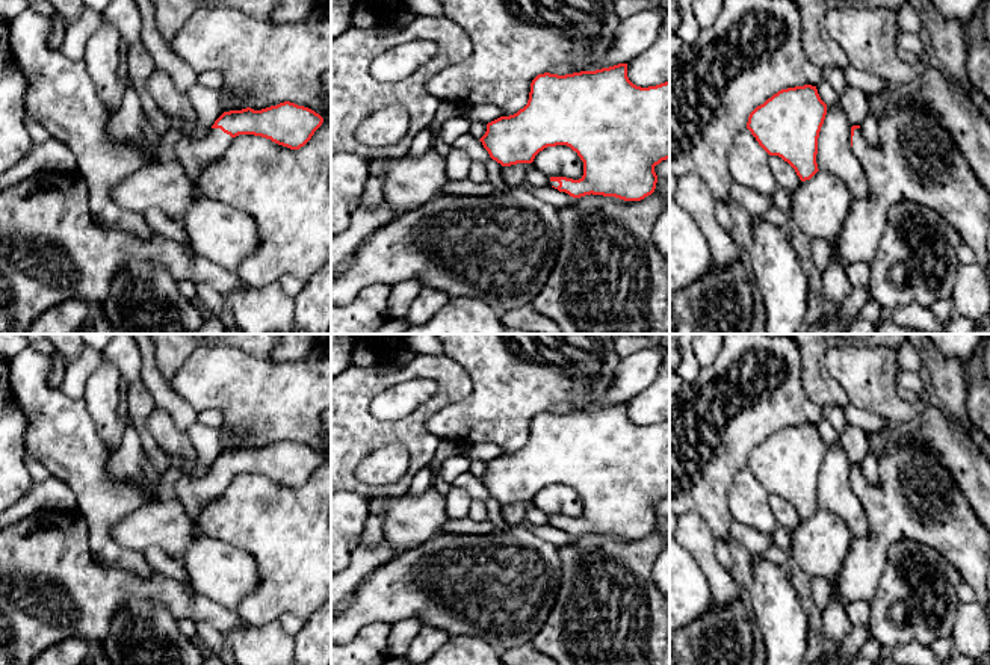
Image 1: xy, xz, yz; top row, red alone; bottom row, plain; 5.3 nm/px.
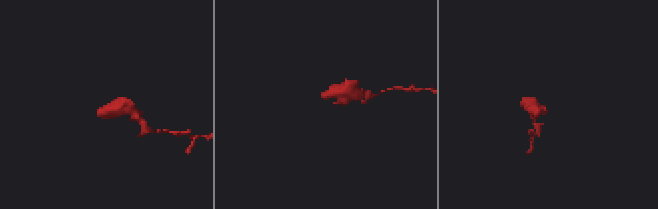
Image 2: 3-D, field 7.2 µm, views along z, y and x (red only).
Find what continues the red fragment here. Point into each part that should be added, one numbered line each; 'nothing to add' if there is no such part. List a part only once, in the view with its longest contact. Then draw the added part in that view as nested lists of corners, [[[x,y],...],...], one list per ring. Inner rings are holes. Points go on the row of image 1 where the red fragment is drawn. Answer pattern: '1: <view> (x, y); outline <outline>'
1: yz (916, 160); outline [[[889,104],[880,116],[880,145],[872,147],[854,130],[852,151],[857,156],[868,183],[869,195],[854,200],[851,213],[836,237],[837,254],[848,269],[851,264],[871,263],[887,227],[887,213],[893,204],[913,201],[936,210],[952,225],[963,240],[975,252],[976,261],[988,278],[988,213],[990,193],[978,181],[960,150],[954,145],[949,131],[937,116],[920,107],[899,107]]]

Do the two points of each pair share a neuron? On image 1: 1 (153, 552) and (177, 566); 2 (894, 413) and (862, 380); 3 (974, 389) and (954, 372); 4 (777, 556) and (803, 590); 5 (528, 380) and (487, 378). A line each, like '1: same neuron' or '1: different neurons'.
1: same neuron
2: same neuron
3: different neurons
4: same neuron
5: same neuron

